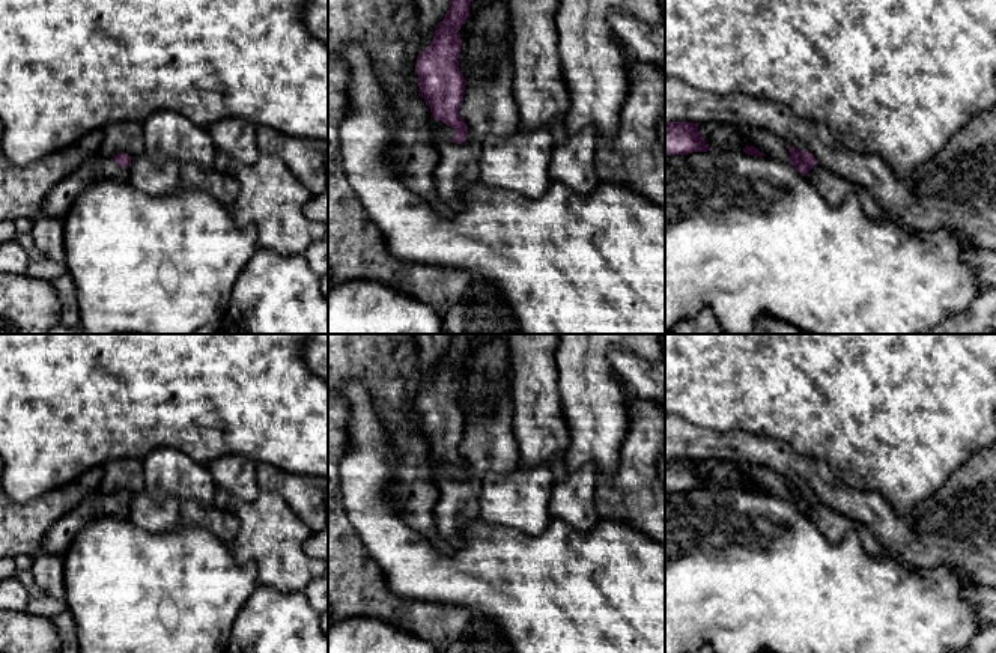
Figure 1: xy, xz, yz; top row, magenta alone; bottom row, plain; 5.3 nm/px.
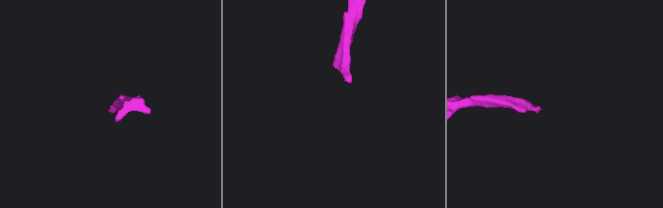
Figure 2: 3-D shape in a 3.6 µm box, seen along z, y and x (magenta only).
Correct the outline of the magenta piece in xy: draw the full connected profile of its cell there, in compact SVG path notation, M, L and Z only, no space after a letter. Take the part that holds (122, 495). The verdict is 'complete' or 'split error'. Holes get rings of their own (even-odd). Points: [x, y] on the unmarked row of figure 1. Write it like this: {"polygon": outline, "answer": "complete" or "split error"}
{"polygon": "M125 489L113 495L102 494L101 491L90 494L53 524L42 540L41 551L65 557L77 534L89 522L102 516L129 519L129 503L131 494Z", "answer": "split error"}

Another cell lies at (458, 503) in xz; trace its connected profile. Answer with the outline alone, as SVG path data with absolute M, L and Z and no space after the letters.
M469 471L462 481L444 477L438 480L439 500L433 507L439 534L454 548L462 545L462 530L469 519L478 518L481 480Z

